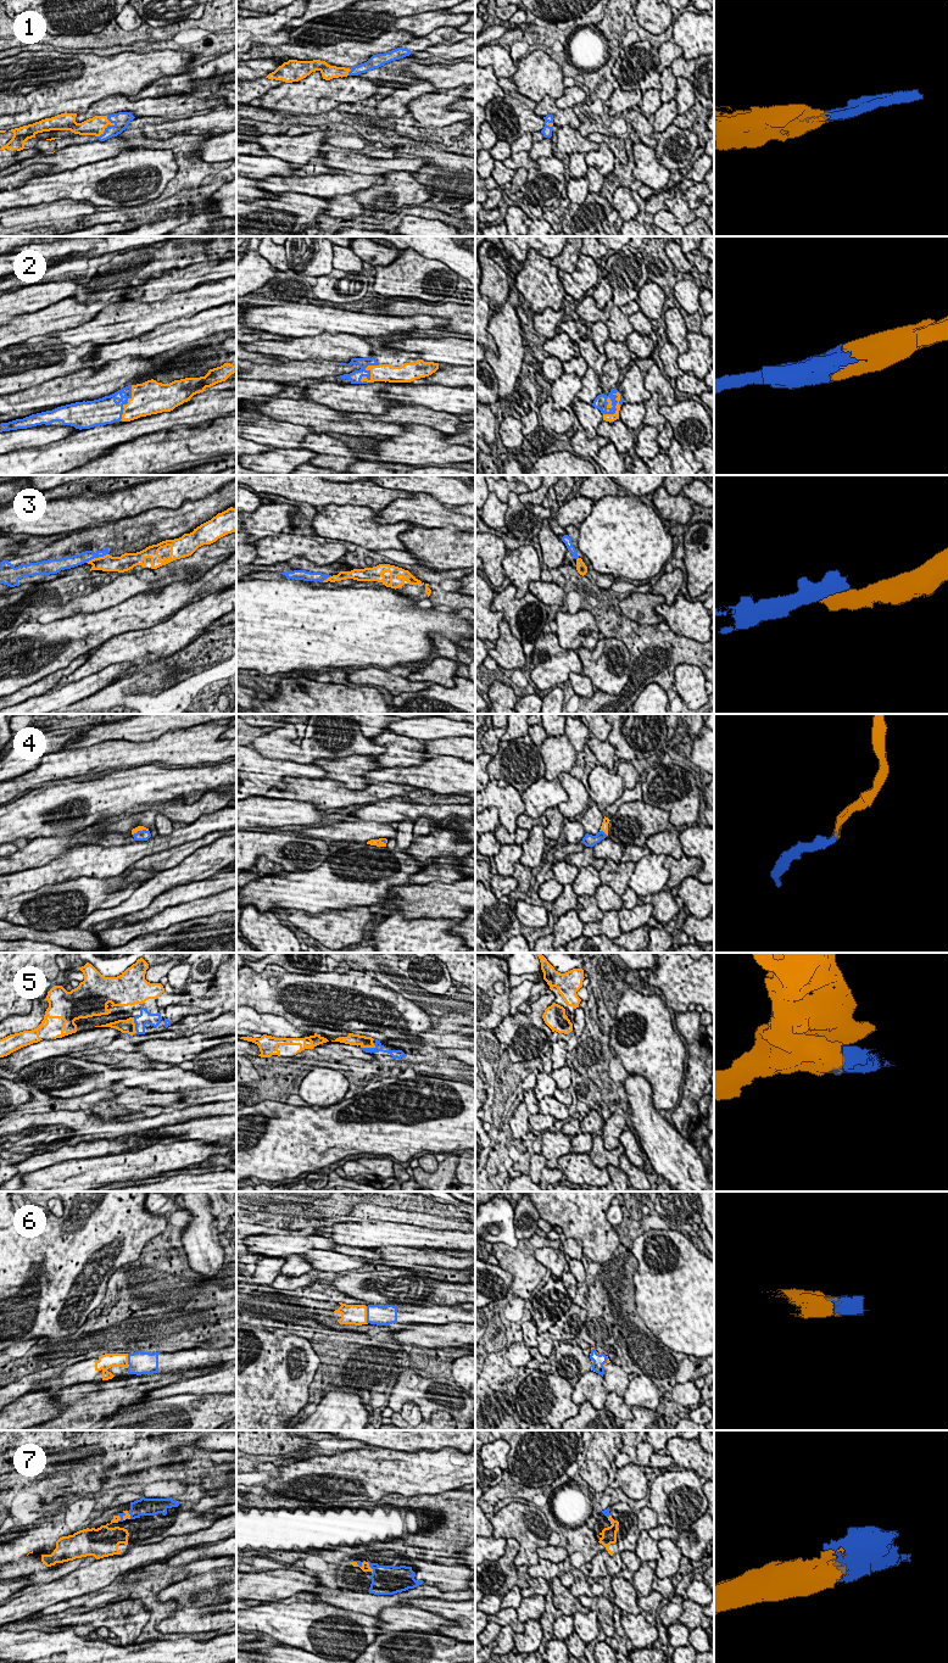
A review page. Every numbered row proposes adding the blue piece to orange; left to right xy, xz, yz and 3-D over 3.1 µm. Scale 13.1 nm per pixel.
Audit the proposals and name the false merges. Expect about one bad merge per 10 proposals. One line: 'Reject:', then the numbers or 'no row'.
Reject: 3

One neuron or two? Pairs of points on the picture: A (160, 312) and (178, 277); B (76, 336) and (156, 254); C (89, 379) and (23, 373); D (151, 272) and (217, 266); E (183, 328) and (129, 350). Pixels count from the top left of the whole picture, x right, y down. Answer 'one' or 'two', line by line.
A: two
B: two
C: two
D: two
E: one

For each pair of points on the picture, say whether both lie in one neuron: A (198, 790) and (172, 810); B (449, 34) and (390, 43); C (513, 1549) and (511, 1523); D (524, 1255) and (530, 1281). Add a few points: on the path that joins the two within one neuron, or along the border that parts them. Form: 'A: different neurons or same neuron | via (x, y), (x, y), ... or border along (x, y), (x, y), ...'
A: different neurons | border along (211, 790), (193, 802), (182, 798), (169, 802)
B: different neurons | border along (414, 38), (399, 46)
C: different neurons | border along (508, 1536), (513, 1538), (519, 1546), (514, 1566)
D: same neuron | via (524, 1261), (527, 1274)

